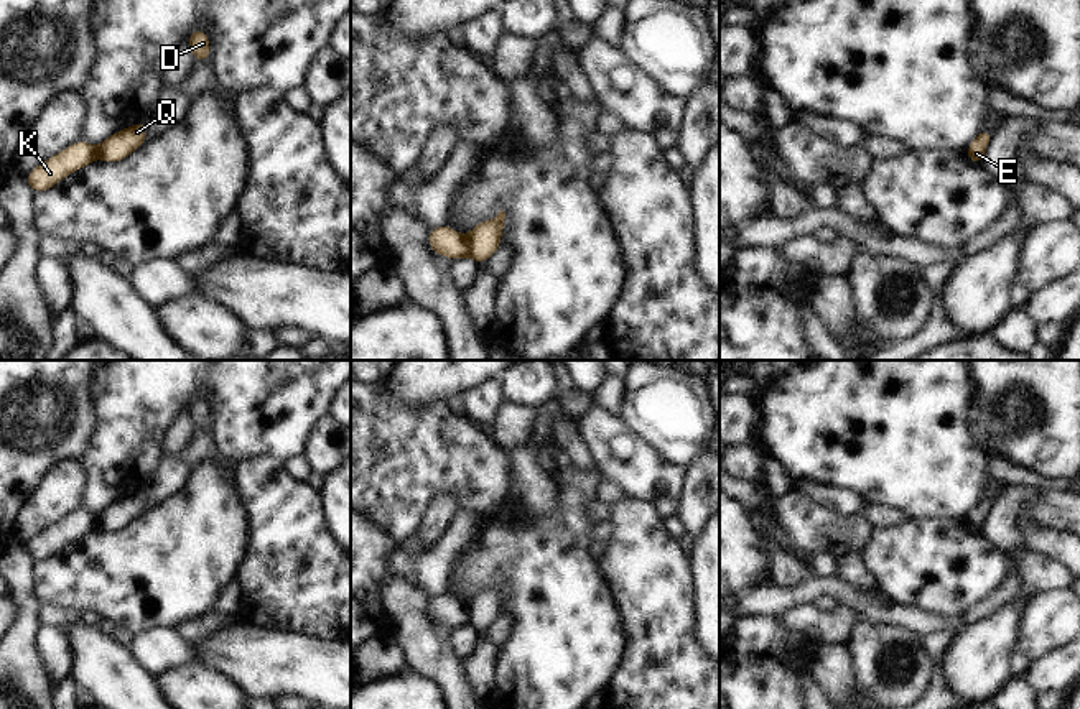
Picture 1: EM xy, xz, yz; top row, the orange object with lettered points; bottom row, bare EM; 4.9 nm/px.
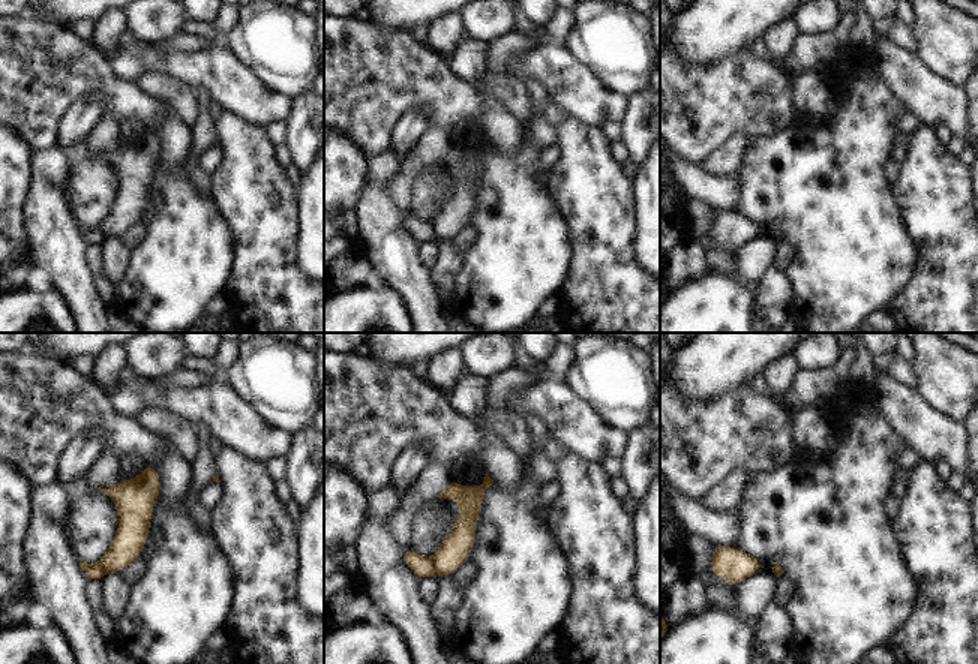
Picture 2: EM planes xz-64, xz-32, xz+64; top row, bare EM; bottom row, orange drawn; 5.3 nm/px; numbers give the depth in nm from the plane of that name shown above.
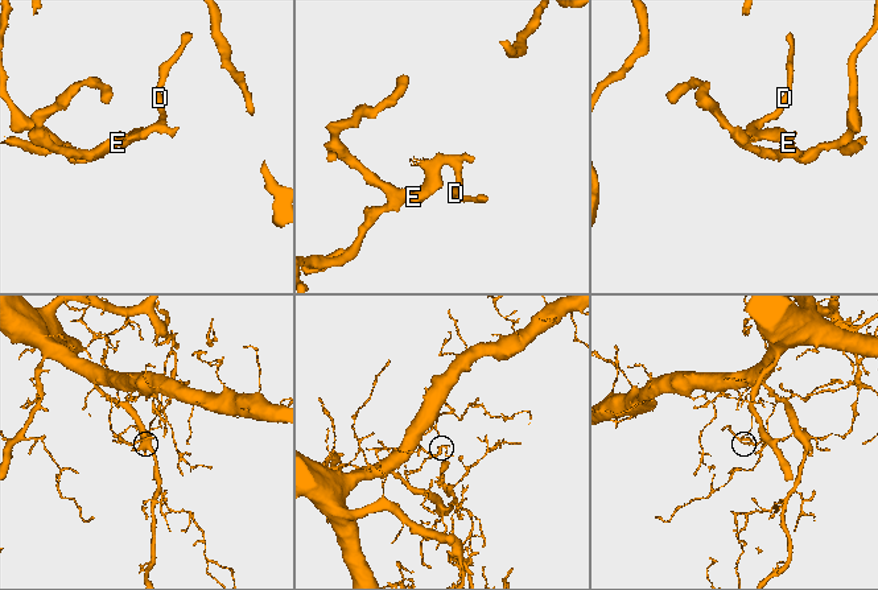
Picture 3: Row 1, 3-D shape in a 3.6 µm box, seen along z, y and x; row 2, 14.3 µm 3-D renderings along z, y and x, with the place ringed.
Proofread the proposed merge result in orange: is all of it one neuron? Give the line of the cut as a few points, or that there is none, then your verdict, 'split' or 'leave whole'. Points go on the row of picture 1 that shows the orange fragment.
cut in xz along (465, 237), (468, 255); split

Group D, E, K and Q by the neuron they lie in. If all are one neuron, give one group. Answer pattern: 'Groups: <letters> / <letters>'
Groups: D Q / E K.

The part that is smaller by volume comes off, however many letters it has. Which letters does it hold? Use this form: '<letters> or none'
D, Q

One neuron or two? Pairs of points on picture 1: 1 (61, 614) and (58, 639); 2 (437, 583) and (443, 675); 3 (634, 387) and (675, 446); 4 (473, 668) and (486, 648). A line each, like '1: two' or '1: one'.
1: two
2: two
3: one
4: one

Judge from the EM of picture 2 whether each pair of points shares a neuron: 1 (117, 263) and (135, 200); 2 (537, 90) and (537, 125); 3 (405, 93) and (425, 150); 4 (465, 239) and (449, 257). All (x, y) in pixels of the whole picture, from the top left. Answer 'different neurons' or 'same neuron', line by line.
1: different neurons
2: same neuron
3: different neurons
4: different neurons

